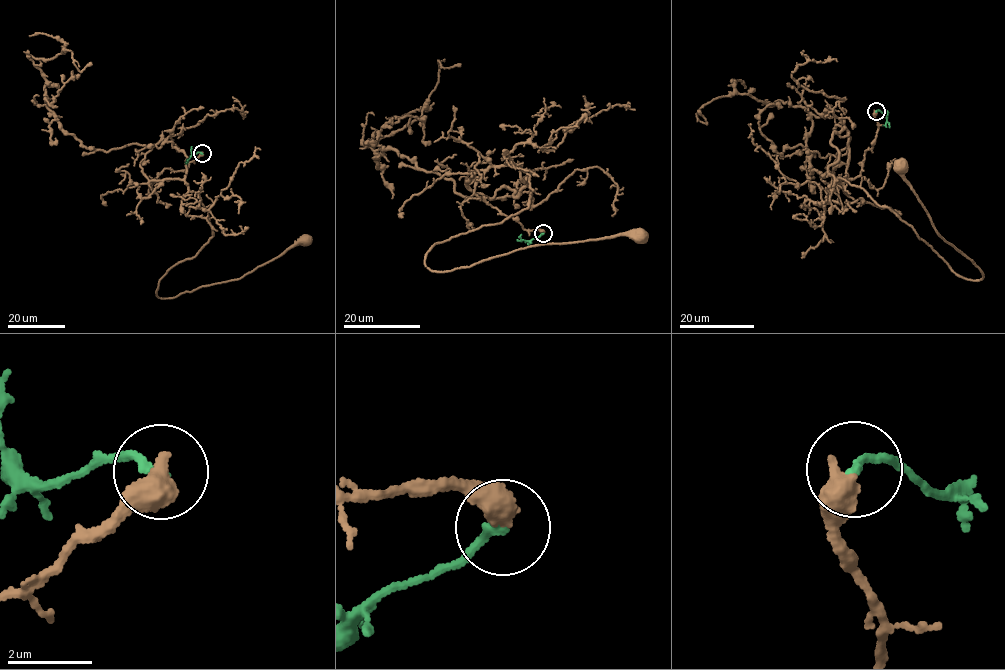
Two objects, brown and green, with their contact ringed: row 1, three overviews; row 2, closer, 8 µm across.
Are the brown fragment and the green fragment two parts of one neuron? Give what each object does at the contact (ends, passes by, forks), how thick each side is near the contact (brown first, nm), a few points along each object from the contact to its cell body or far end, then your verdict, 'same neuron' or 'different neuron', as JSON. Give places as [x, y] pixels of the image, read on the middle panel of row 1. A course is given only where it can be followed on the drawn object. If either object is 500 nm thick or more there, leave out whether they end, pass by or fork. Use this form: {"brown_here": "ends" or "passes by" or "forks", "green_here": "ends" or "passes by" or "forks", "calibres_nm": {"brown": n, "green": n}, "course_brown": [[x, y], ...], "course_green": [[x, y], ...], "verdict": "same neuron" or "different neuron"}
{"calibres_nm": {"brown": 600, "green": 200}, "course_brown": [[542, 233], [474, 193], [490, 167], [530, 176], [528, 206], [439, 242], [425, 265], [647, 234]], "course_green": [[542, 233], [529, 241], [517, 240]], "verdict": "different neuron"}

